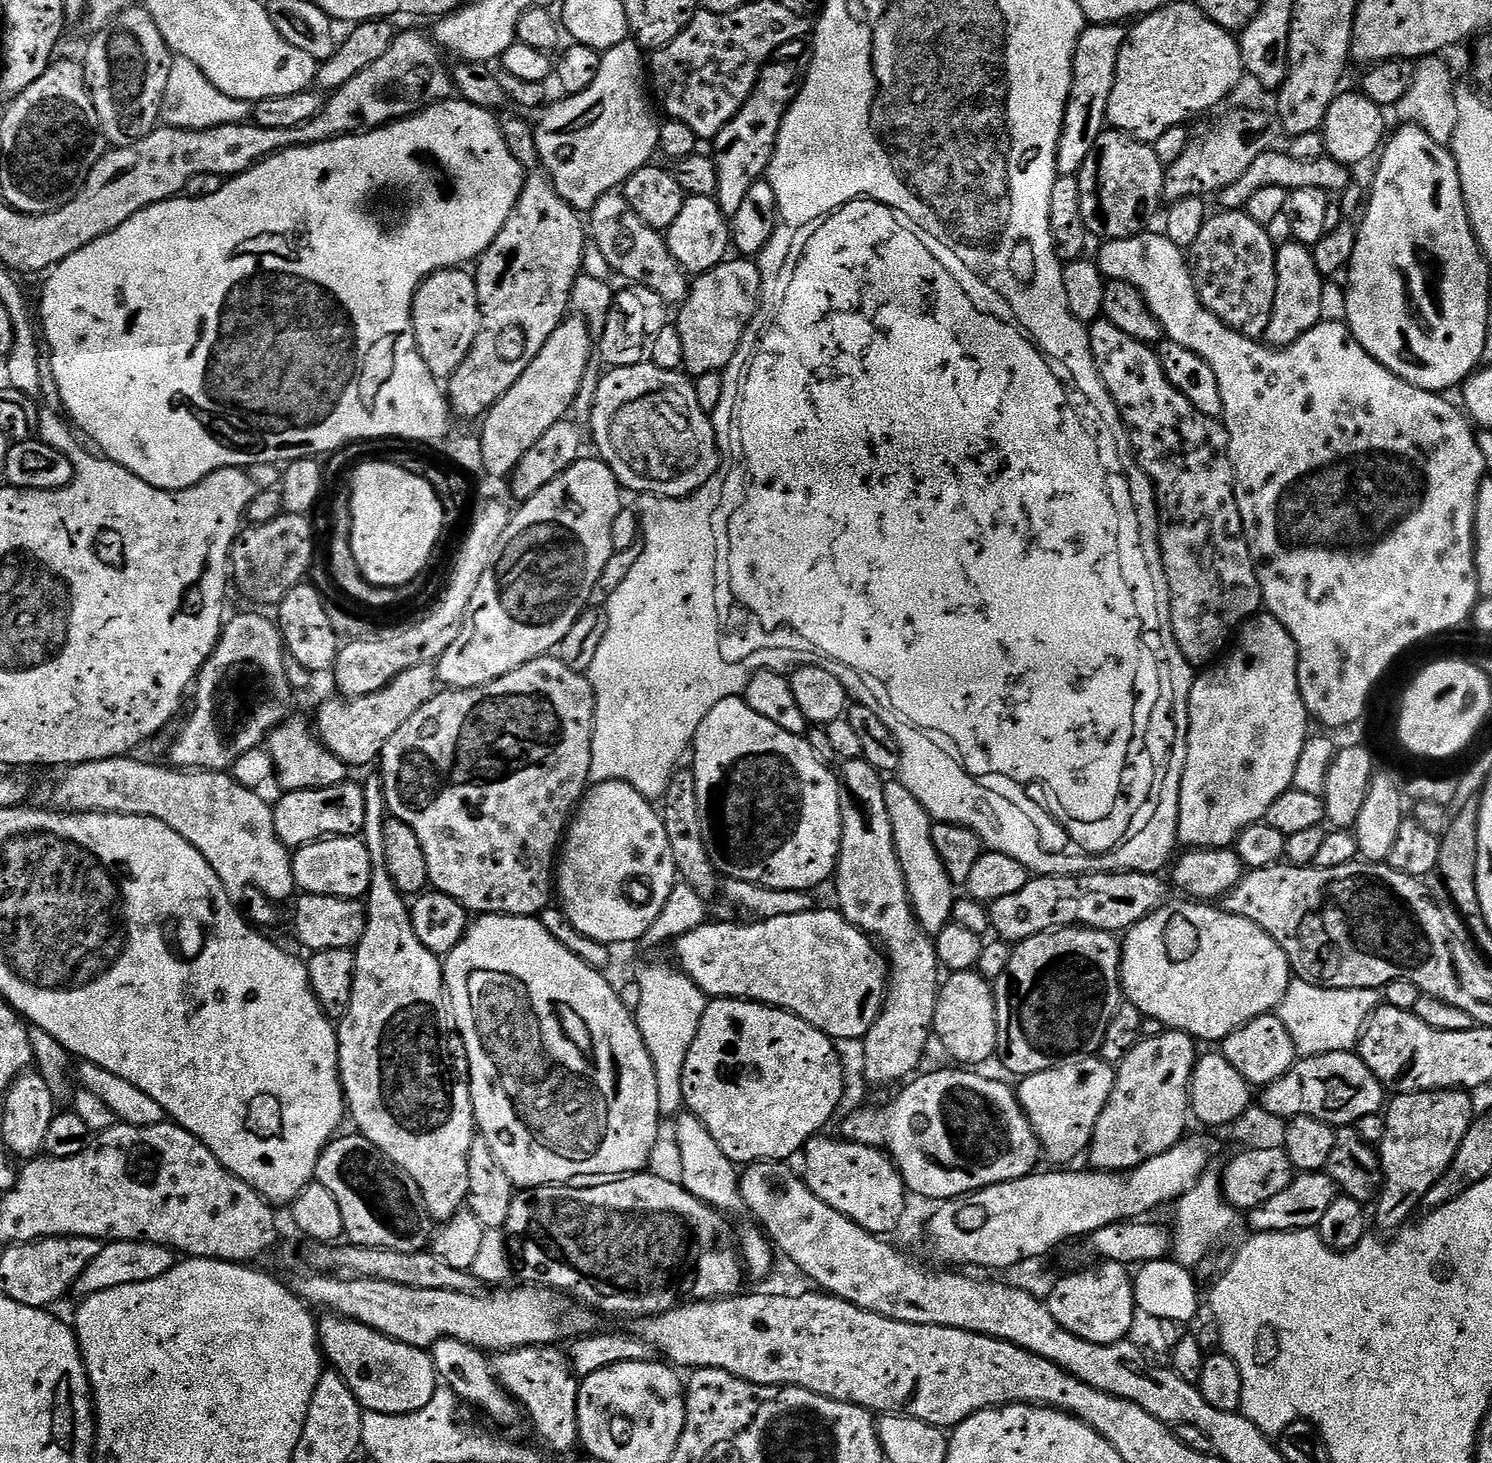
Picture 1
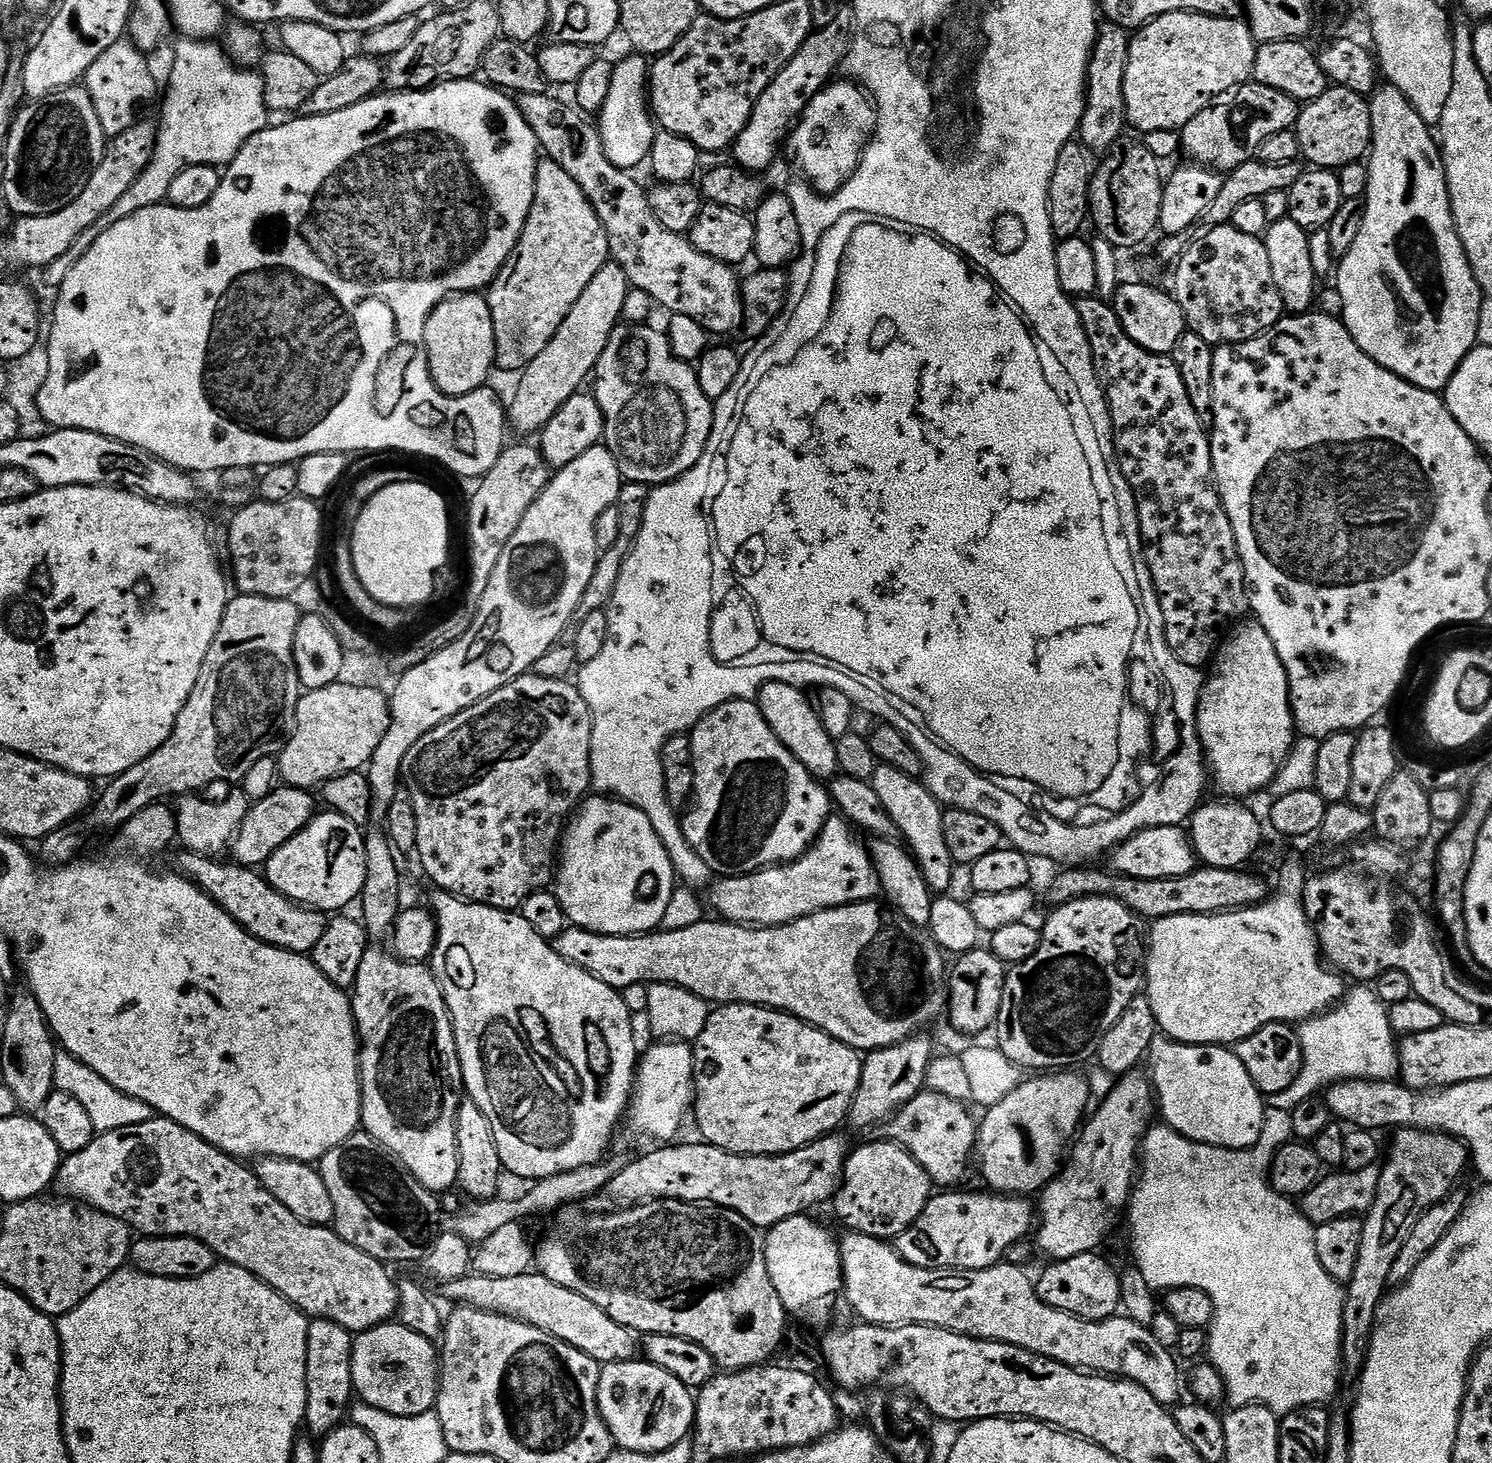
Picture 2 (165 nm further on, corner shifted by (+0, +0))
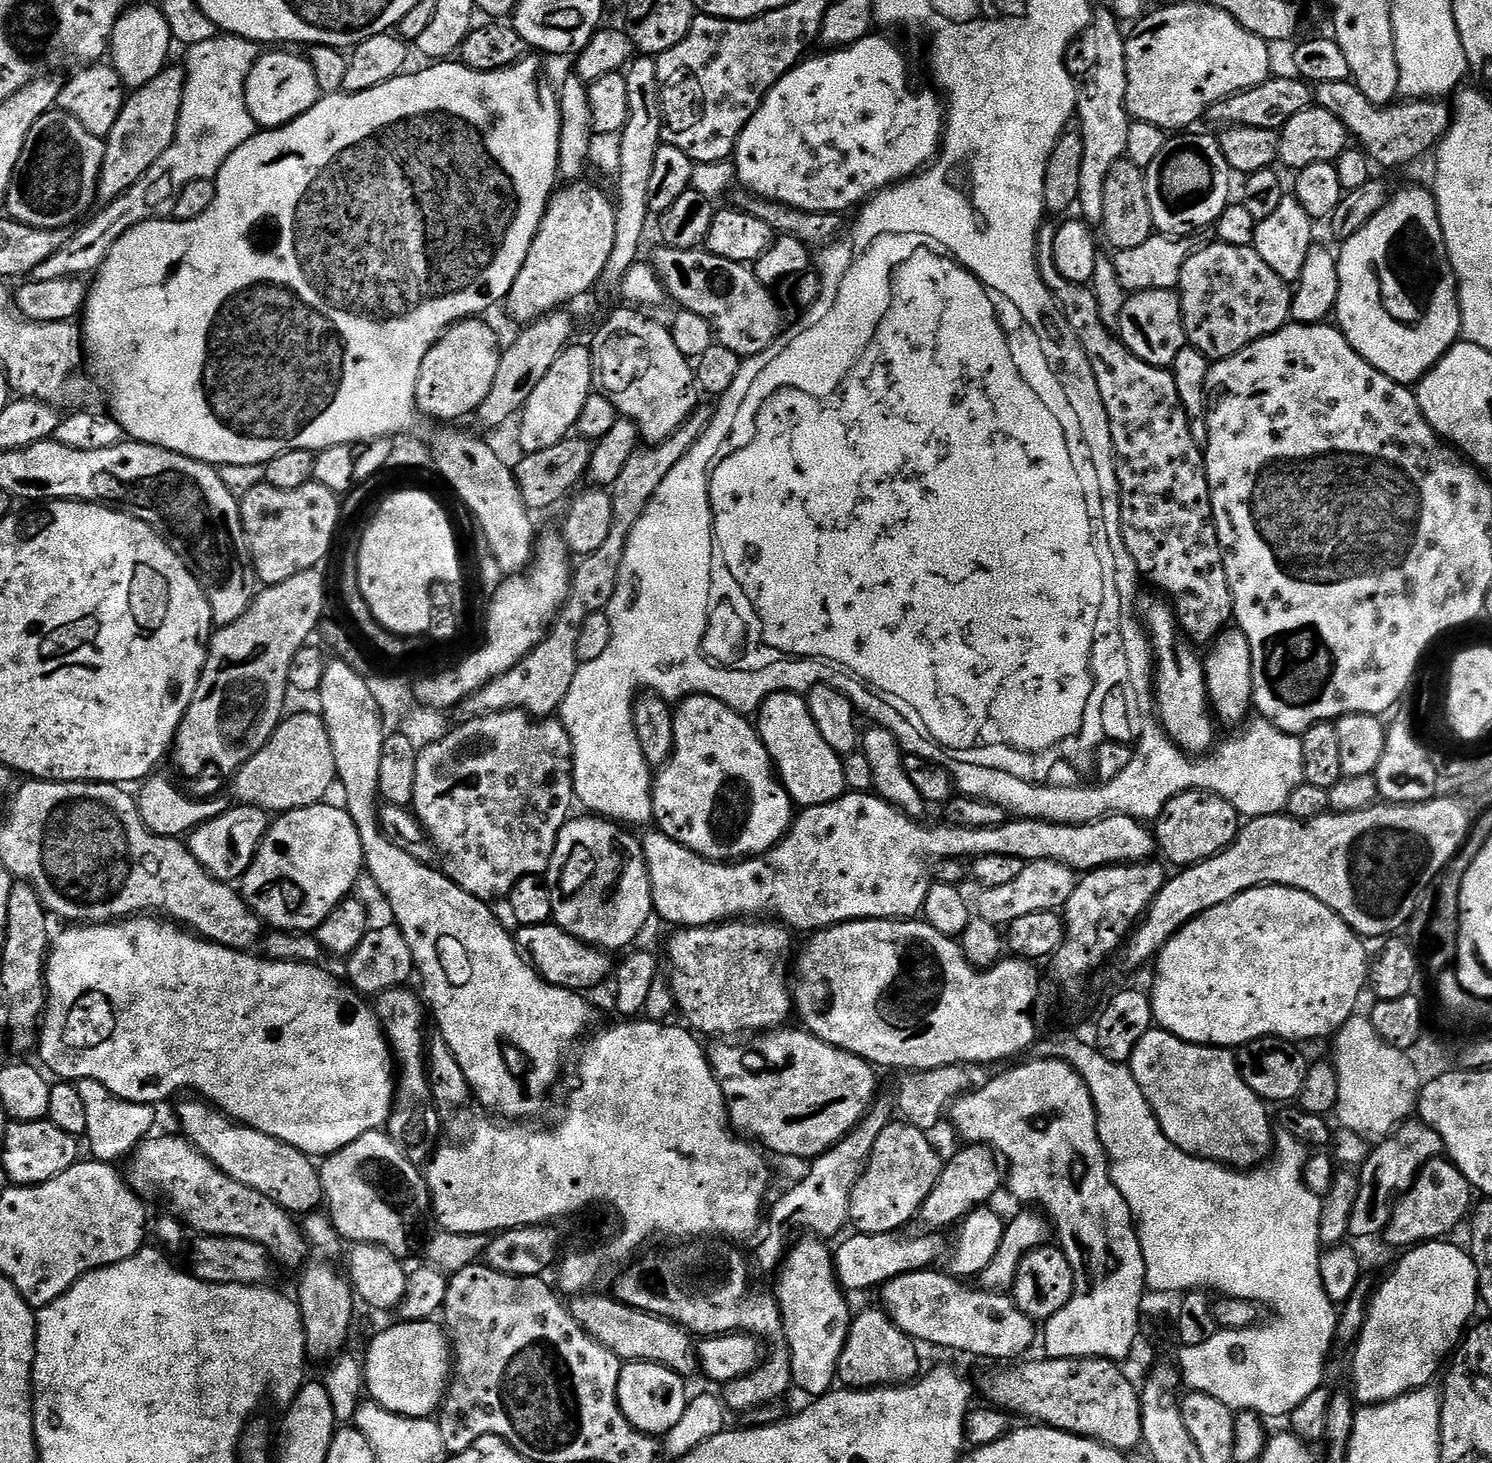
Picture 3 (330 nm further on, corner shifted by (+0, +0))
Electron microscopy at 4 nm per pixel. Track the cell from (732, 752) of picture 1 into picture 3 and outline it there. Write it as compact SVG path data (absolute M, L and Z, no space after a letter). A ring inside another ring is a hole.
M686 696L674 708L674 746L672 747L672 755L669 756L668 763L655 773L652 781L652 817L655 827L659 831L665 832L670 838L674 838L674 842L694 850L698 855L705 856L708 860L735 862L737 860L747 860L750 856L762 856L771 850L792 827L794 805L792 799L788 797L788 791L784 788L783 782L776 774L770 754L762 742L759 731L754 727L753 721L747 716L741 716L739 712L735 712L733 708L726 706L722 701L715 700L713 696Z

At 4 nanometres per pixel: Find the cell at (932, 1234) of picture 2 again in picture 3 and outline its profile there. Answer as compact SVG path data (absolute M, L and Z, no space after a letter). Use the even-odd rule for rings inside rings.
M887 1232L886 1234L852 1234L849 1240L839 1241L840 1249L834 1252L836 1279L845 1293L864 1292L867 1288L879 1289L907 1272L923 1272L931 1269L944 1256L944 1236L920 1234L908 1236Z

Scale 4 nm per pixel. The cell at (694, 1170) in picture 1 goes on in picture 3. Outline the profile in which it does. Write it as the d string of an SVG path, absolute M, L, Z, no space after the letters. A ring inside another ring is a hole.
M819 1237L797 1239L778 1269L780 1281L774 1287L780 1316L784 1320L784 1343L790 1350L792 1382L810 1398L824 1396L833 1389L854 1315L848 1304L849 1297L836 1279L833 1251L825 1244Z

